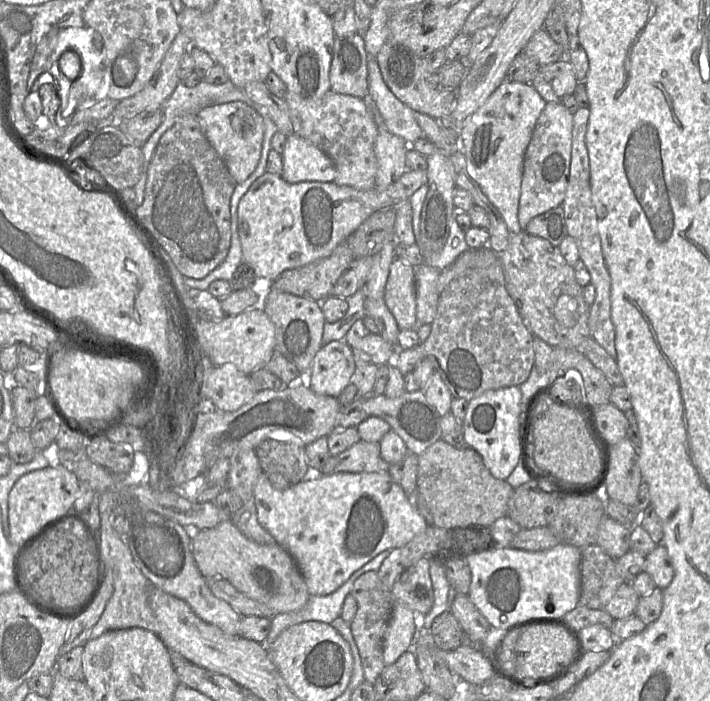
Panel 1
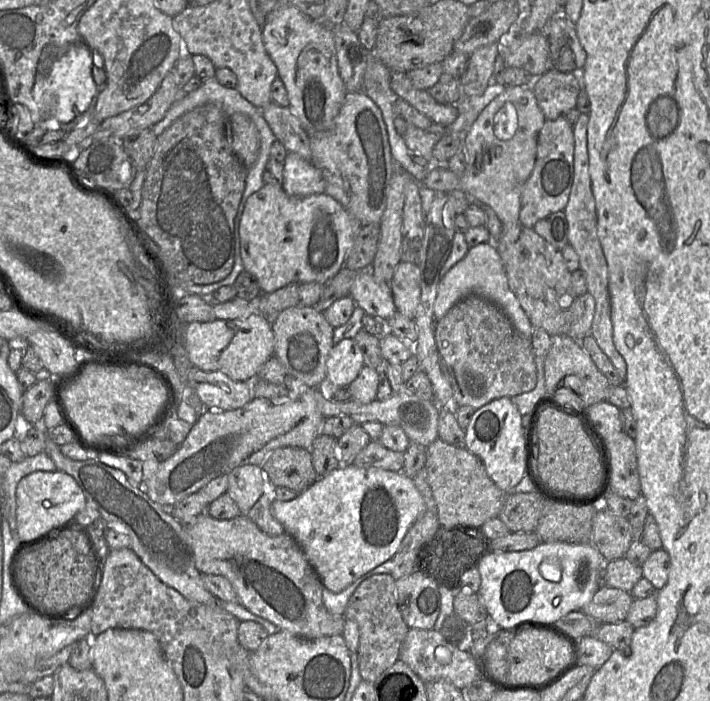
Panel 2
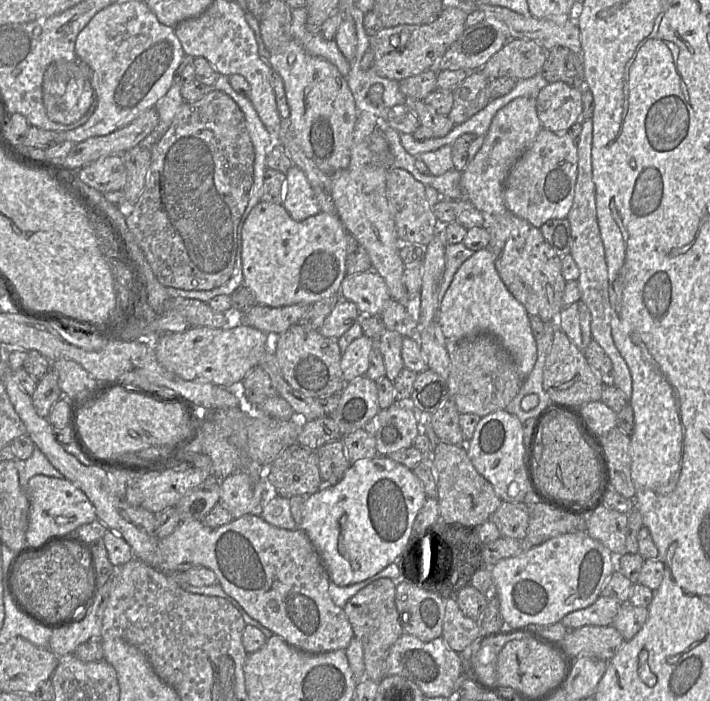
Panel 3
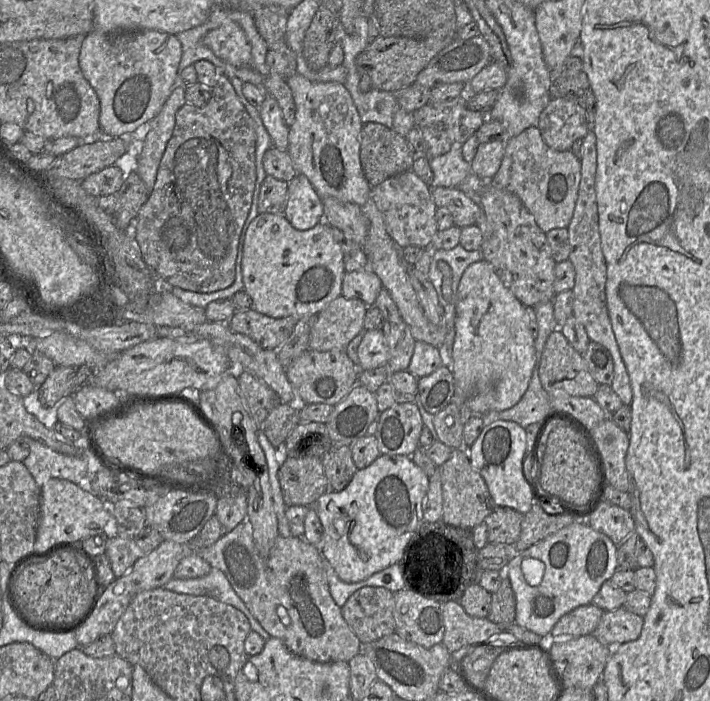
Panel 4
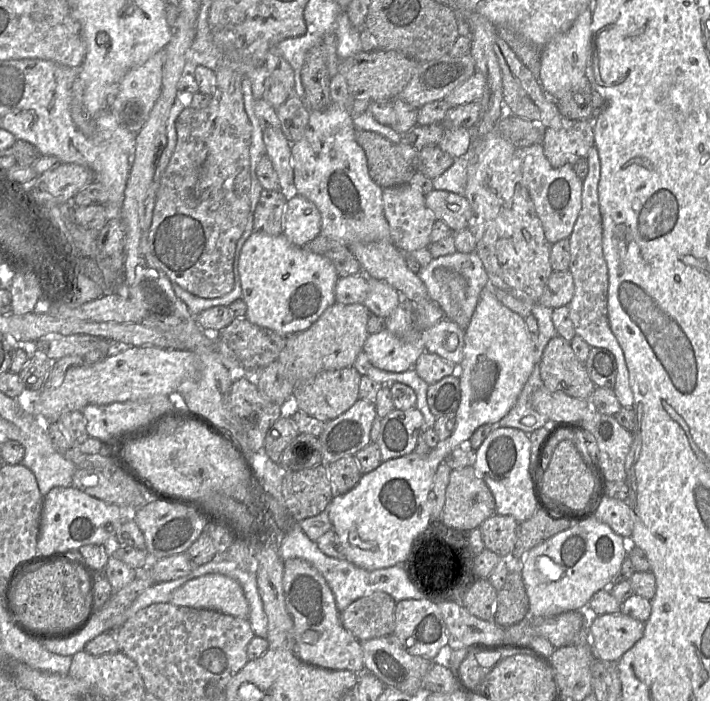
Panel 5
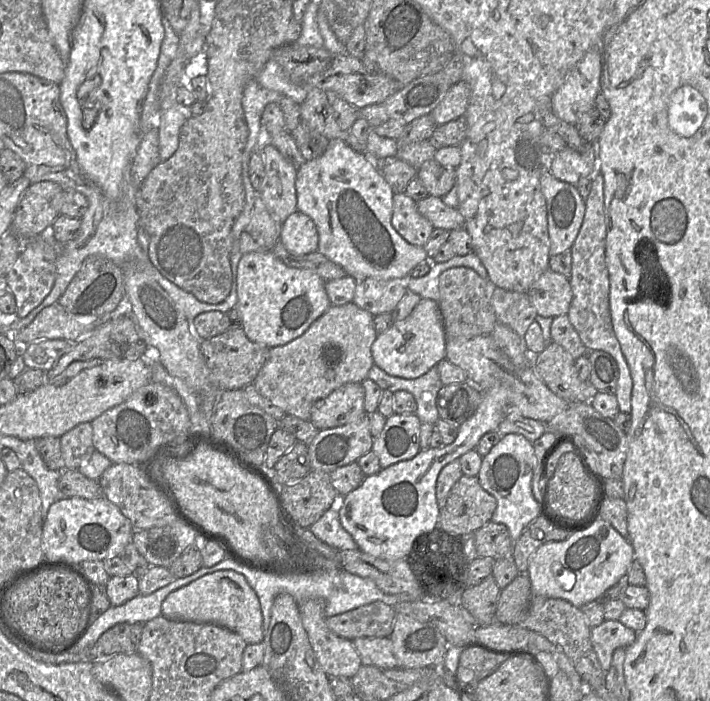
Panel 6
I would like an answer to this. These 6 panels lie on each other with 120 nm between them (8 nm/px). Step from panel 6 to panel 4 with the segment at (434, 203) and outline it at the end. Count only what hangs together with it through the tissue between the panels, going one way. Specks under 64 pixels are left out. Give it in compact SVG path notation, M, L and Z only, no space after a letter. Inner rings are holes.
M435 187L431 190L437 208L447 209L459 228L476 225L481 208L458 188Z

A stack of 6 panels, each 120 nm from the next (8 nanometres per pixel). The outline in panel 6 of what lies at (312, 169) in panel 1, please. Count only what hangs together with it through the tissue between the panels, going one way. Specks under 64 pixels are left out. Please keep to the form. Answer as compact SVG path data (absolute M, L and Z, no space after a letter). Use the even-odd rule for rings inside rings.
M296 210L282 224L280 242L294 255L305 255L318 250L319 235L314 221Z

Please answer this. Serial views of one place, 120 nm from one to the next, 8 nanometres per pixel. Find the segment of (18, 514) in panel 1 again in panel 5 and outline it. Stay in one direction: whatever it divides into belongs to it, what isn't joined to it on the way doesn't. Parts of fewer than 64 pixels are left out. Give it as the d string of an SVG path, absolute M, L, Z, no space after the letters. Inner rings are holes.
M73 486L54 487L44 497L37 542L37 553L53 556L59 553L79 553L79 548L88 544L104 544L110 536L116 535L120 525L127 519L124 509L111 503L94 498Z

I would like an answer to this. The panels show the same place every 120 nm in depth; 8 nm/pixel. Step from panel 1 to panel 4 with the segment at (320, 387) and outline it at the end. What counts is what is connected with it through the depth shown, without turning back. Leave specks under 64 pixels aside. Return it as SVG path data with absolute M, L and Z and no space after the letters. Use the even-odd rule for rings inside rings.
M382 330L364 331L357 353L360 372L385 367L389 359L389 350Z

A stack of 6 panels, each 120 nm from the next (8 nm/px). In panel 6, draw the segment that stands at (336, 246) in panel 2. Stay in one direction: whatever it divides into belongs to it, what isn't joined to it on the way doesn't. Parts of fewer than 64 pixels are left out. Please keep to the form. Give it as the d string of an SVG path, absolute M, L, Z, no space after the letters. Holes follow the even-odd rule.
M272 251L243 254L238 264L237 308L246 336L267 348L300 337L332 305L325 282L312 270L287 266Z

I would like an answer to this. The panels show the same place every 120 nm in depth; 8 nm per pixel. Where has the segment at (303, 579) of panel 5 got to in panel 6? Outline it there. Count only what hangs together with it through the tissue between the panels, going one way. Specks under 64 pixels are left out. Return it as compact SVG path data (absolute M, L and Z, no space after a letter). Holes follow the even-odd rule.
M312 599L297 605L302 625L321 669L328 677L343 676L351 679L362 666L360 656L352 641L328 629L324 600Z

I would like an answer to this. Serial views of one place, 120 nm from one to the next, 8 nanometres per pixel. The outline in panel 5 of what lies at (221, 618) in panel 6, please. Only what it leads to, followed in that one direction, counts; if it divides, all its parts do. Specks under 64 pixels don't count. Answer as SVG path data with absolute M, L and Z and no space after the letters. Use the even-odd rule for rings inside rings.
M216 573L187 581L173 591L170 603L176 606L210 609L241 619L248 619L249 605L241 585Z

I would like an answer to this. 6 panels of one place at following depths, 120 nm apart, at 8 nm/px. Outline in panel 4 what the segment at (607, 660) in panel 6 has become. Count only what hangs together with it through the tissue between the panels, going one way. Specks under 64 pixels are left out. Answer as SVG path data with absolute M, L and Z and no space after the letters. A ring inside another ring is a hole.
M623 606L612 611L604 611L592 635L602 644L614 648L638 639L643 624L642 616L630 612Z

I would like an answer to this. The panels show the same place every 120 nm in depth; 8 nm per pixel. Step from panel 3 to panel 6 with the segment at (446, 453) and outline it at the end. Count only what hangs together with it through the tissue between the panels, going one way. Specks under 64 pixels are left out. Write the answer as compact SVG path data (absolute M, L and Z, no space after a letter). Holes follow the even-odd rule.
M461 476L440 509L439 525L454 536L471 536L491 521L496 499L484 490L478 477Z

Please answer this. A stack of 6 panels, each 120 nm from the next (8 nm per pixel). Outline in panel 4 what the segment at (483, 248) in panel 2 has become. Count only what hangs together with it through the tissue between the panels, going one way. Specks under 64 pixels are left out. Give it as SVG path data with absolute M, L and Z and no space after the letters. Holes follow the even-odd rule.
M480 260L469 265L464 271L457 291L455 337L451 350L451 367L454 377L454 396L451 402L456 402L461 413L461 421L465 424L472 416L482 416L489 412L501 412L515 406L525 394L536 363L535 339L527 325L527 308L505 287L495 272L493 266L487 261Z

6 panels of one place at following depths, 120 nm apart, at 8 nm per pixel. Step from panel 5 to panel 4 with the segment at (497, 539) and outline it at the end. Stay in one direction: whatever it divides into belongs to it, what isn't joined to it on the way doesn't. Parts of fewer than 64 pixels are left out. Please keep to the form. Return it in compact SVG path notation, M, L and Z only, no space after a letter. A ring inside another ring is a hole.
M495 507L484 522L488 528L488 542L514 546L522 529L524 514L509 508Z

